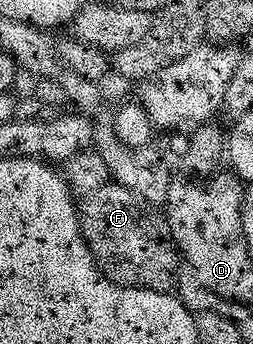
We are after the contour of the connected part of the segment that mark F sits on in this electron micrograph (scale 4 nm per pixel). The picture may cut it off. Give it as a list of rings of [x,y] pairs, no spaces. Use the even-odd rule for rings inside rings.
[[[110,180],[98,188],[98,192],[90,192],[79,199],[78,213],[80,231],[96,267],[115,286],[165,292],[175,287],[176,274],[180,271],[180,255],[176,243],[172,241],[163,217],[137,198],[134,191]]]

